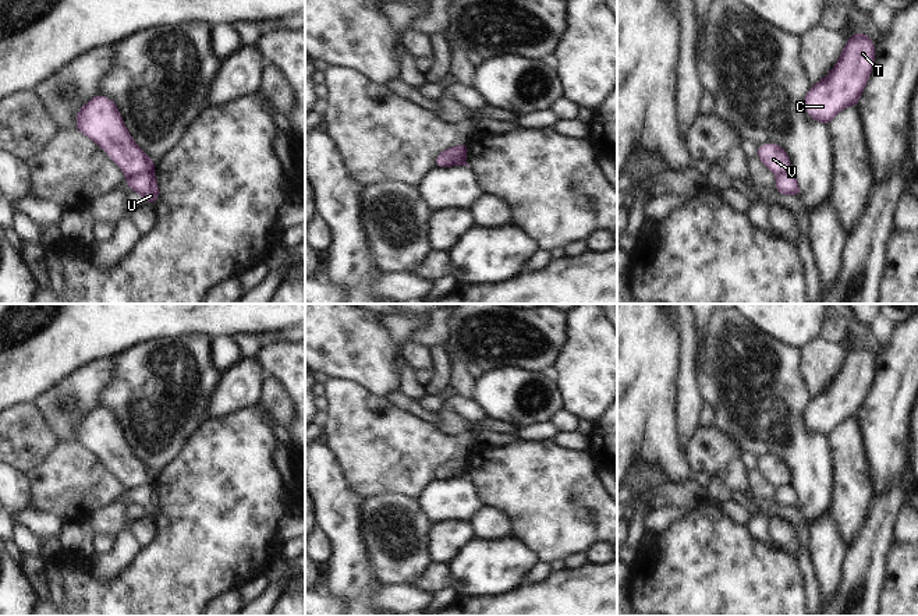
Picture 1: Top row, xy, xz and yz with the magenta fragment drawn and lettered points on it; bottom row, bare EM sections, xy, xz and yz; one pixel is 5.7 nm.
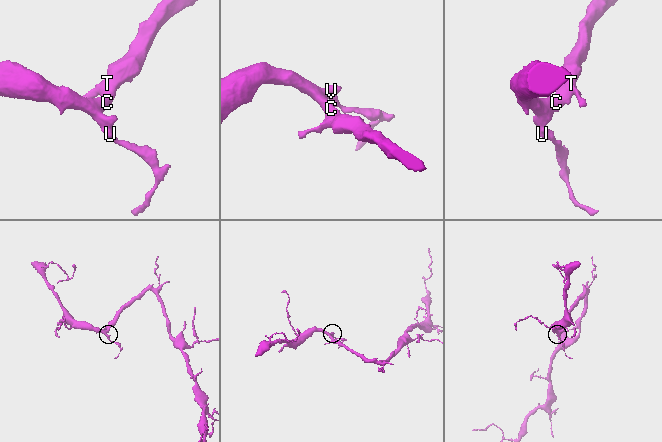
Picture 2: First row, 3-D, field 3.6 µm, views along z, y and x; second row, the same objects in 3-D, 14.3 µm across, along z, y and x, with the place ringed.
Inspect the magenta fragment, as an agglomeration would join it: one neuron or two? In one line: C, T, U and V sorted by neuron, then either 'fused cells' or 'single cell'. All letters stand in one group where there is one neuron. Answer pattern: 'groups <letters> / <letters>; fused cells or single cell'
groups C T V / U; fused cells

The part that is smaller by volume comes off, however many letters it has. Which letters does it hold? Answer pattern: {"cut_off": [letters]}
{"cut_off": ["U"]}

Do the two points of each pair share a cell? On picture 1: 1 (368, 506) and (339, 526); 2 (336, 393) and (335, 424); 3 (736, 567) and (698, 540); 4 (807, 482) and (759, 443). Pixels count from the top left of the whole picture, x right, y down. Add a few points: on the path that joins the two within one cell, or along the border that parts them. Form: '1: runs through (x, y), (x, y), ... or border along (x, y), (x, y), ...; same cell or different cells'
1: border along (357, 496), (360, 537), (364, 544); different cells
2: runs through (336, 400), (336, 417); same cell
3: runs through (726, 567), (708, 549); same cell
4: runs through (803, 468), (778, 443), (773, 443); same cell

